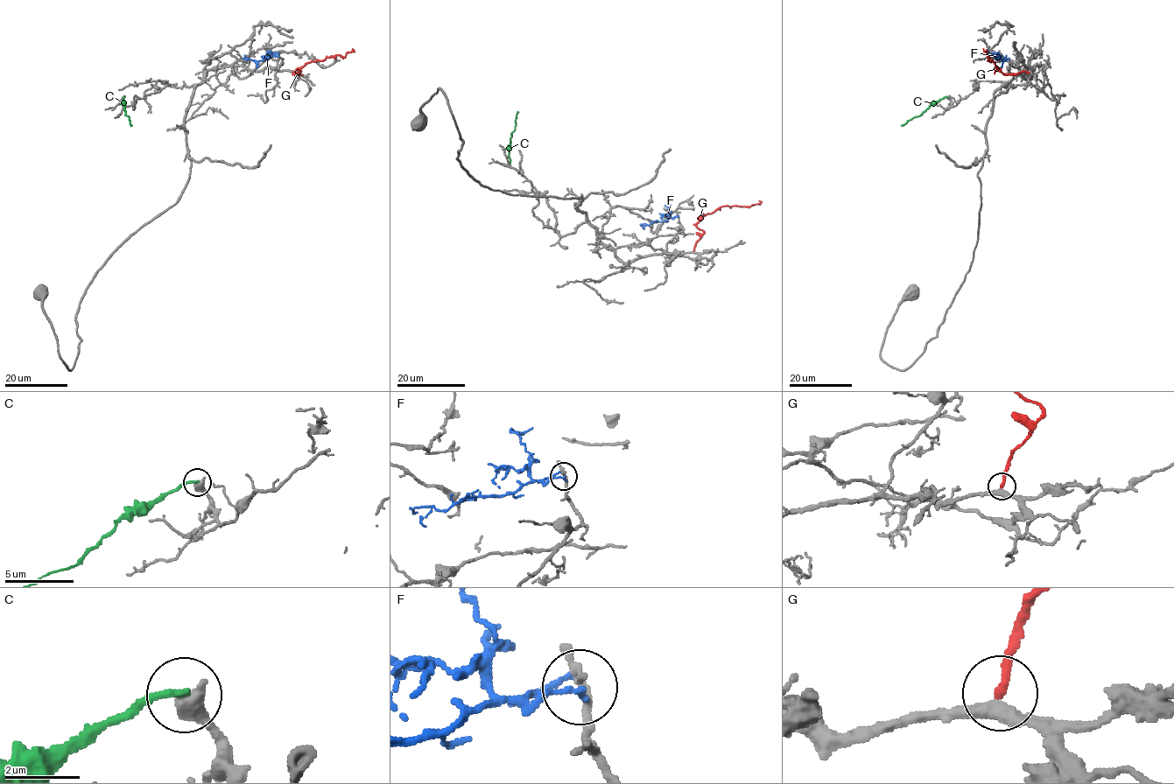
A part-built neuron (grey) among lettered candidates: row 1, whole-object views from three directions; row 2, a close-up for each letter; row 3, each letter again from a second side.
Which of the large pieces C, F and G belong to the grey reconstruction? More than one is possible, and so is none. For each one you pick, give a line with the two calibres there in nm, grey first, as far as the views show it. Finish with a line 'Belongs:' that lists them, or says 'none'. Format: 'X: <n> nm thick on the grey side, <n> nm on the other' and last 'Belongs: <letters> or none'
G: 400 nm thick on the grey side, 240 nm on the other
Belongs: G

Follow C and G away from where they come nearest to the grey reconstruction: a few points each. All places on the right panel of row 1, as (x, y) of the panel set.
C: (948, 96), (934, 101), (920, 115), (901, 126)
G: (1029, 72), (1004, 74), (993, 61), (987, 60), (988, 55), (983, 49)

